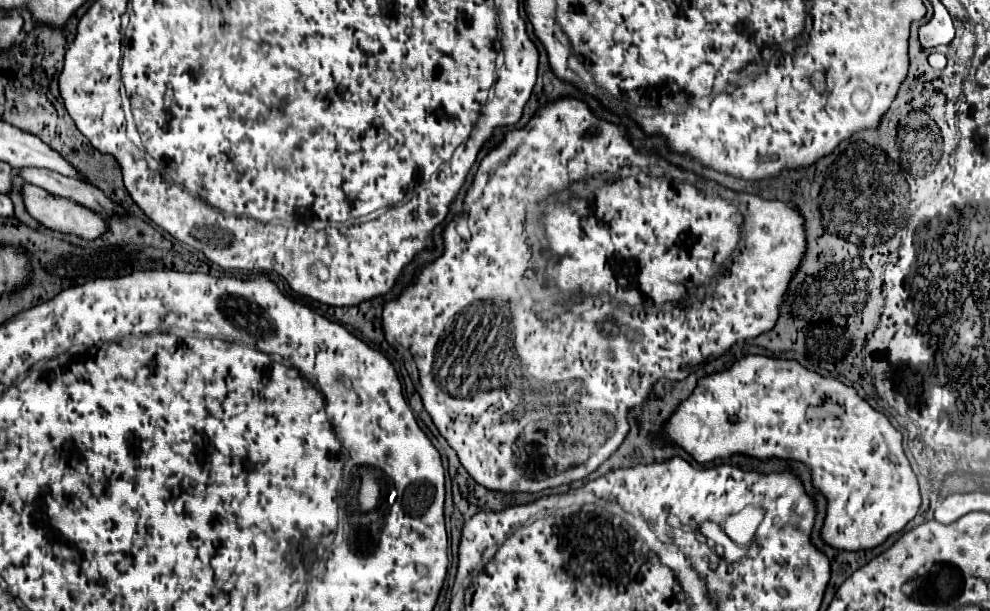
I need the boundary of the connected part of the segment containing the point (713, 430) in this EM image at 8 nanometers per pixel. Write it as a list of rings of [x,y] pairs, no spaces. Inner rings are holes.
[[[746,356],[730,370],[702,378],[694,394],[672,414],[664,436],[674,440],[700,464],[706,464],[714,458],[728,458],[734,452],[742,452],[760,460],[782,458],[810,464],[814,486],[830,500],[822,538],[834,548],[874,548],[888,536],[902,532],[902,528],[916,516],[920,508],[918,482],[908,458],[904,456],[902,434],[882,412],[876,412],[864,398],[860,398],[854,388],[834,378],[822,378],[798,362],[774,360],[768,356]],[[832,404],[836,404],[840,410],[834,410]]]

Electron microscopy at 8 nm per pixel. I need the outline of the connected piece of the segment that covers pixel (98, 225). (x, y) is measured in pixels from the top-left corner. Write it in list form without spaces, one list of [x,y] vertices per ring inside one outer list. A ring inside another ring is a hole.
[[[24,184],[22,200],[28,214],[34,216],[46,228],[64,234],[76,234],[86,240],[98,238],[100,234],[106,232],[106,220],[102,216],[72,200],[54,196],[38,186]]]

